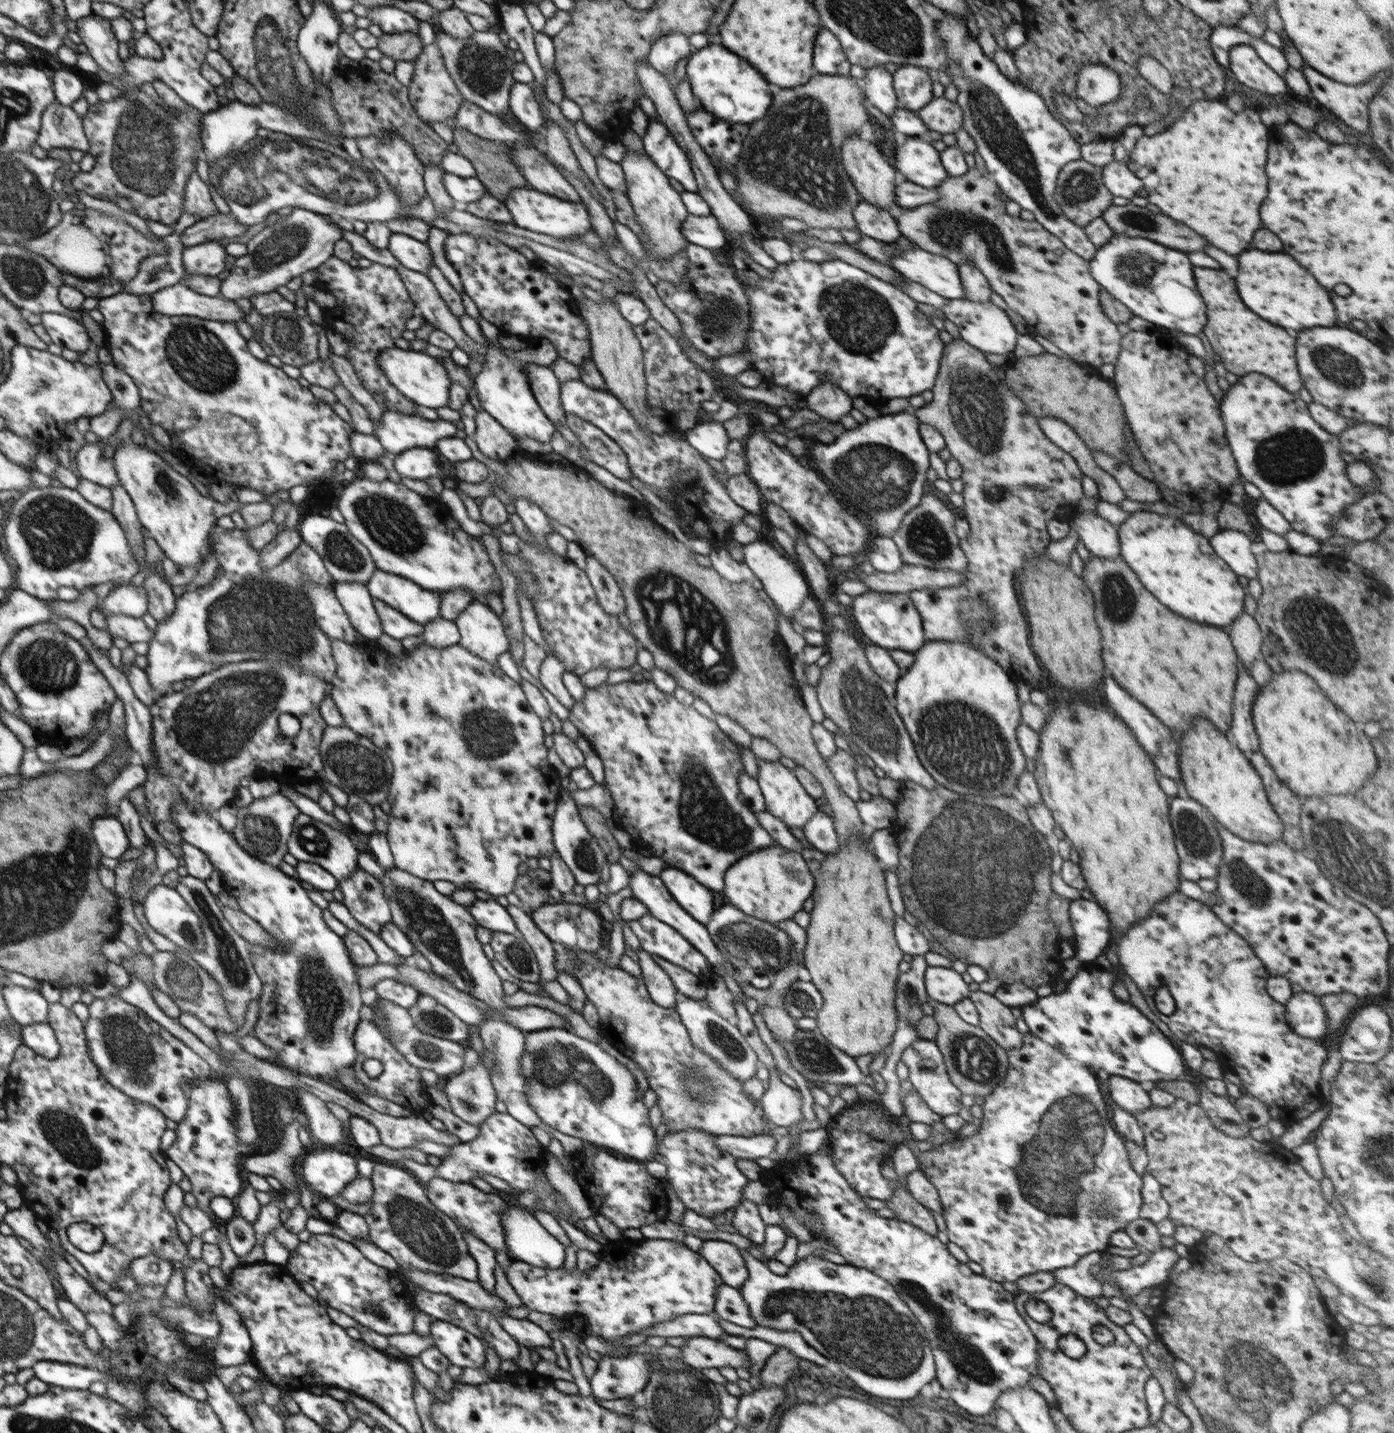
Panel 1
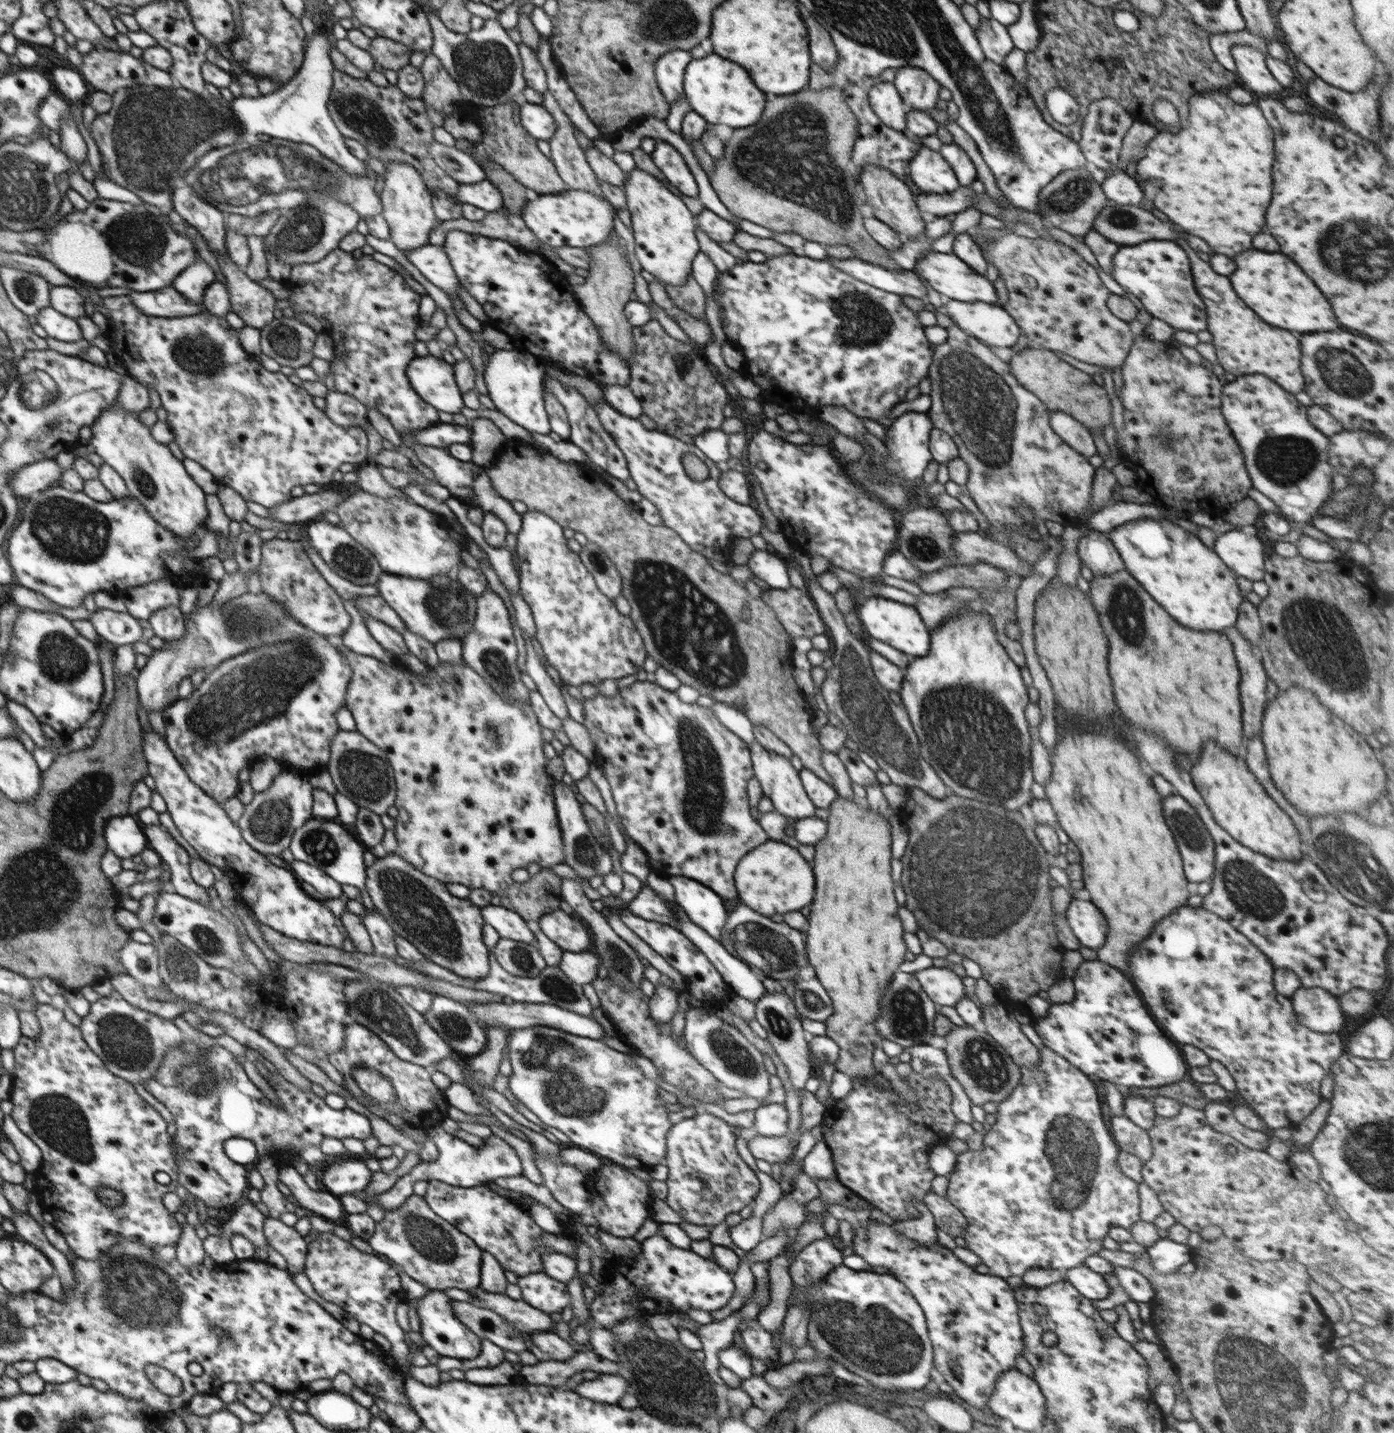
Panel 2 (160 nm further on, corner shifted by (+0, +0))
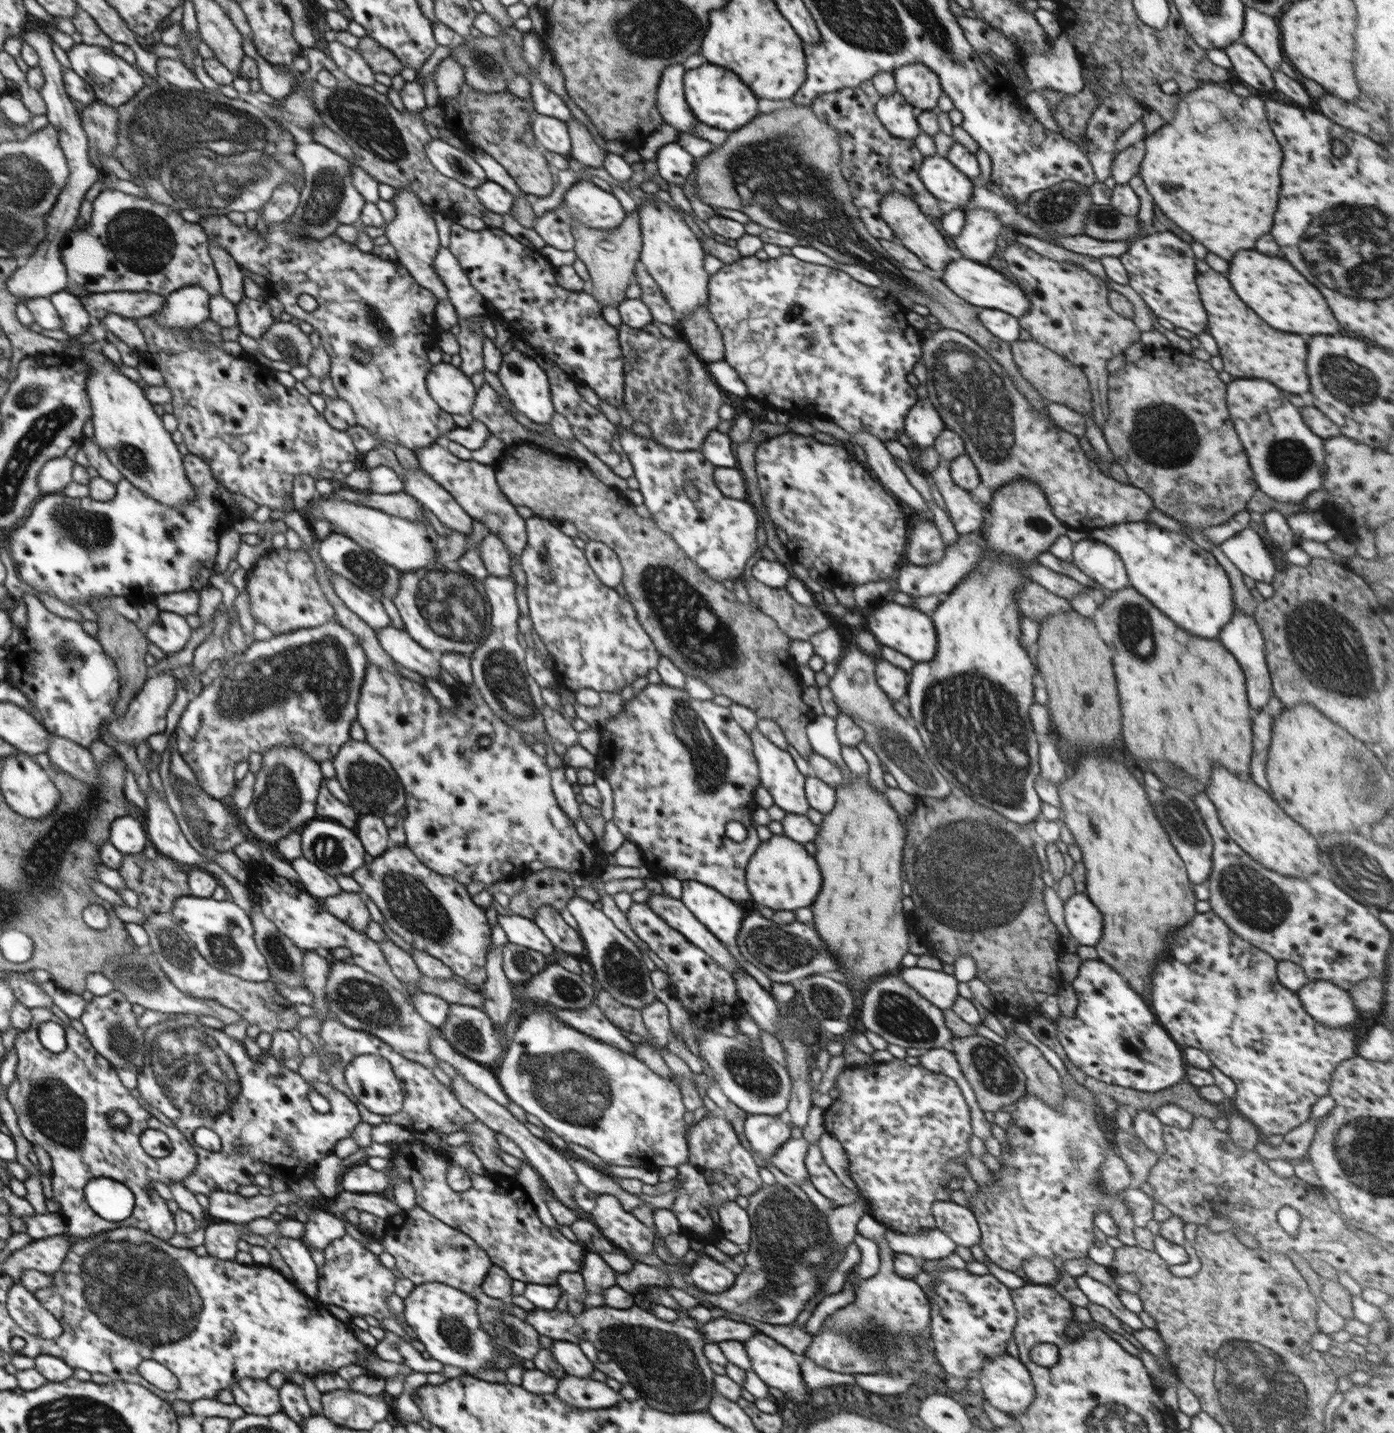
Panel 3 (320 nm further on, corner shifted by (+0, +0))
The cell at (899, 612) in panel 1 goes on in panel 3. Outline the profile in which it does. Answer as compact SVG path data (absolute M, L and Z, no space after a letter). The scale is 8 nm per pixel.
M888 599L880 606L873 608L871 614L864 618L870 632L884 646L890 646L898 652L918 662L928 662L934 658L937 649L937 634L931 617L916 608L901 606Z

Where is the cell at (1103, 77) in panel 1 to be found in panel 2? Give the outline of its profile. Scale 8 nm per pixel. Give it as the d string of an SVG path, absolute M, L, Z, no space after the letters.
M1103 99L1093 100L1089 106L1089 112L1083 120L1081 130L1081 139L1078 142L1088 162L1092 162L1094 166L1102 168L1102 170L1115 170L1118 164L1118 154L1122 146L1122 138L1131 128L1135 120L1126 111L1124 102Z

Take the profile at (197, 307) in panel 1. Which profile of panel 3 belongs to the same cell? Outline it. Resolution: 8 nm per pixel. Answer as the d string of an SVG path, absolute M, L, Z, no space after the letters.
M112 292L105 293L88 293L85 296L81 296L81 303L85 306L90 316L103 319L111 312L114 314L120 314L126 318L141 318L150 317L153 312L160 310L165 303L165 297L159 294L153 294L152 292L138 293L138 292Z

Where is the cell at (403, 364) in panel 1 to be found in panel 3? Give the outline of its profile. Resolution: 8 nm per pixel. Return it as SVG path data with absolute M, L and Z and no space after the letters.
M442 361L432 365L426 377L430 396L442 407L442 410L452 414L462 414L470 417L477 391L460 368Z

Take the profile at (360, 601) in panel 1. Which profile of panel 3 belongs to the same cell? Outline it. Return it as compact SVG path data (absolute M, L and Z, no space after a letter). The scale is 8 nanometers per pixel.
M388 626L376 629L377 638L382 648L395 662L420 674L426 679L442 682L442 666L438 655L422 648L404 629Z

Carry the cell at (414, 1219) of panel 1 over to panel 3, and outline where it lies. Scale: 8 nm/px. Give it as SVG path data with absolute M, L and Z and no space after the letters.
M417 1205L409 1211L402 1211L397 1215L390 1216L390 1222L393 1222L396 1226L400 1226L399 1235L392 1236L393 1229L388 1226L386 1228L386 1235L381 1234L381 1232L385 1231L379 1231L380 1239L378 1242L384 1246L388 1254L394 1256L395 1268L398 1269L398 1272L404 1278L412 1280L414 1285L421 1285L425 1282L441 1282L442 1284L453 1286L456 1290L464 1292L464 1294L473 1294L480 1291L481 1284L489 1273L493 1262L489 1259L486 1251L482 1250L482 1247L477 1246L476 1242L467 1234L448 1226L445 1222L438 1220L438 1218L432 1216L424 1209L422 1210L422 1207Z

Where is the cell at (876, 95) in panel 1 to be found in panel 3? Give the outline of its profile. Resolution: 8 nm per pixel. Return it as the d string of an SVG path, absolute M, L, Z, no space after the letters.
M899 93L890 97L878 98L875 103L875 114L880 123L891 135L906 140L913 140L920 134L917 110Z

